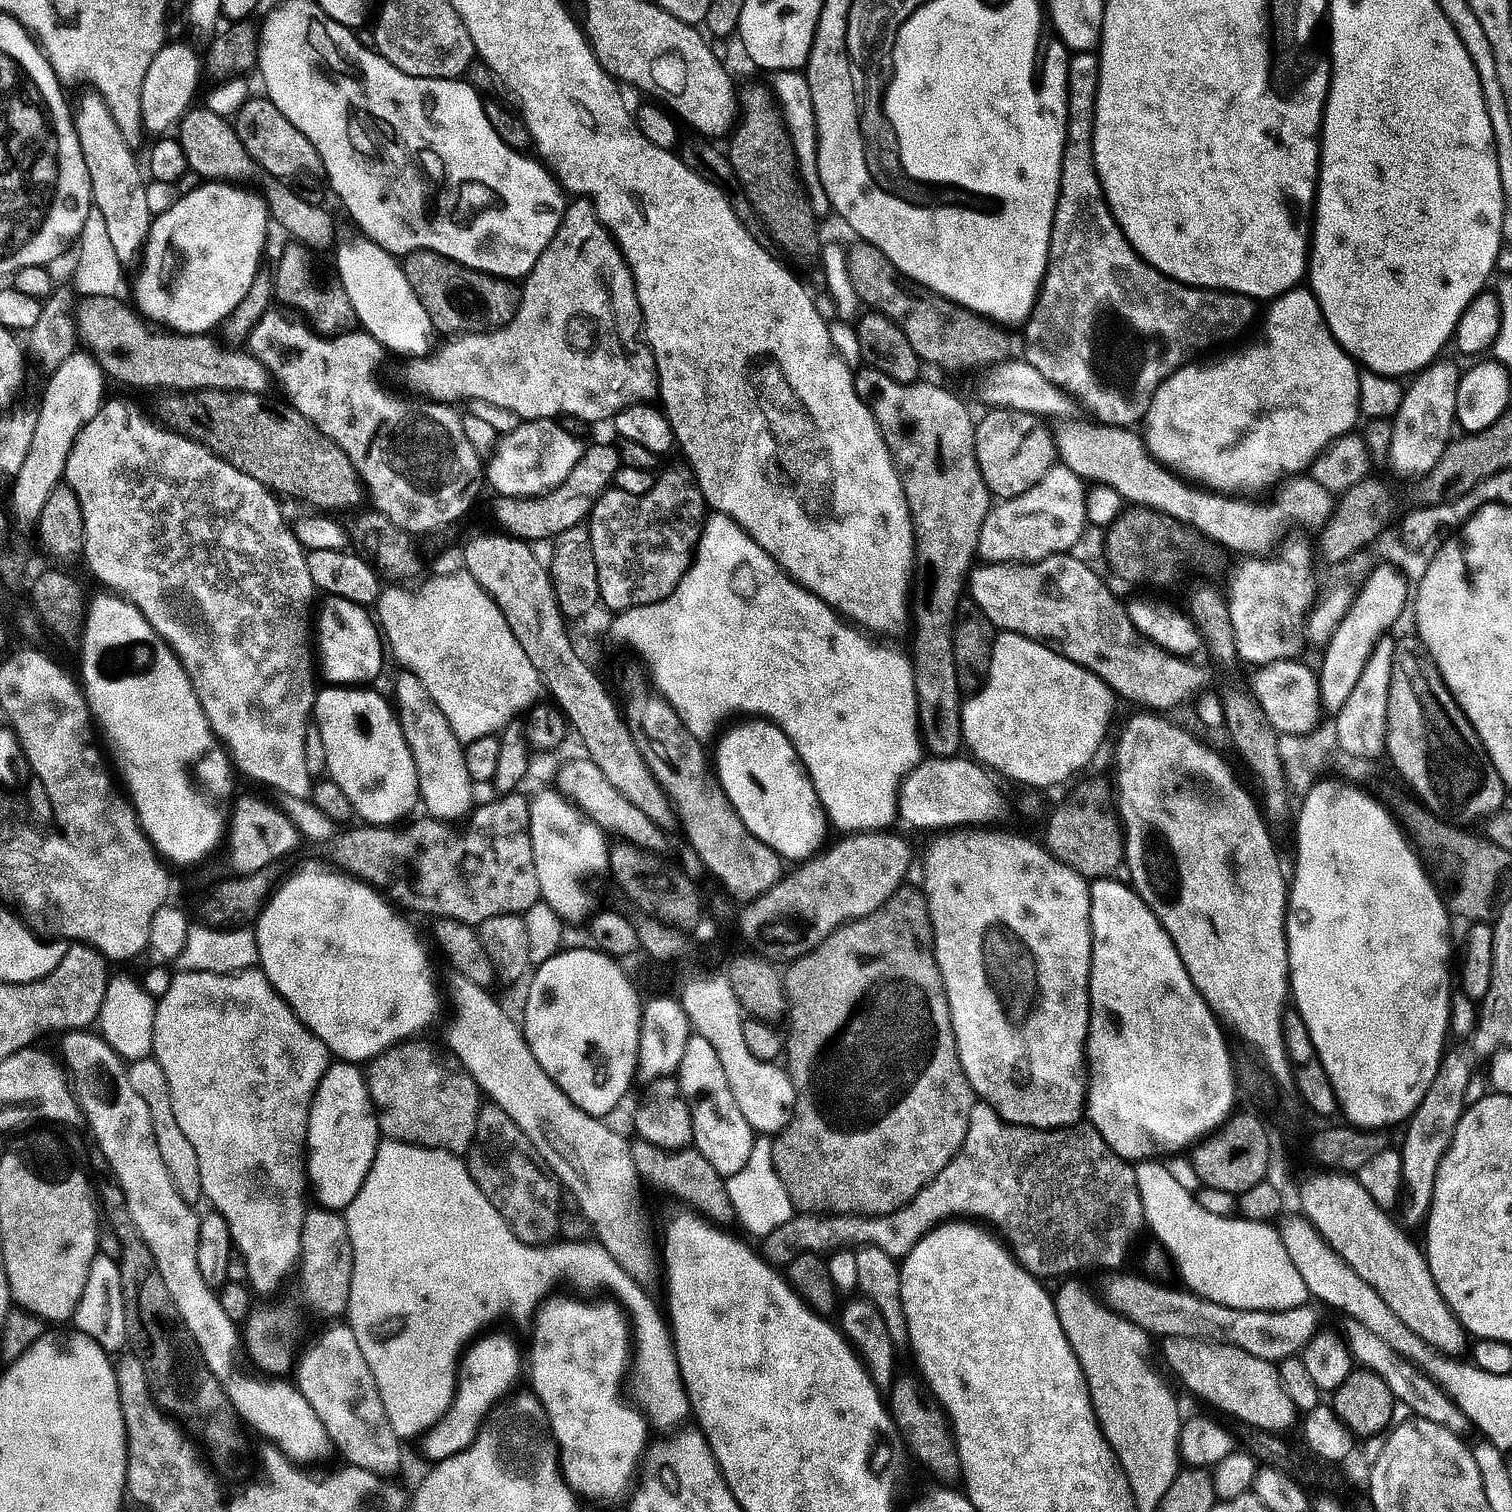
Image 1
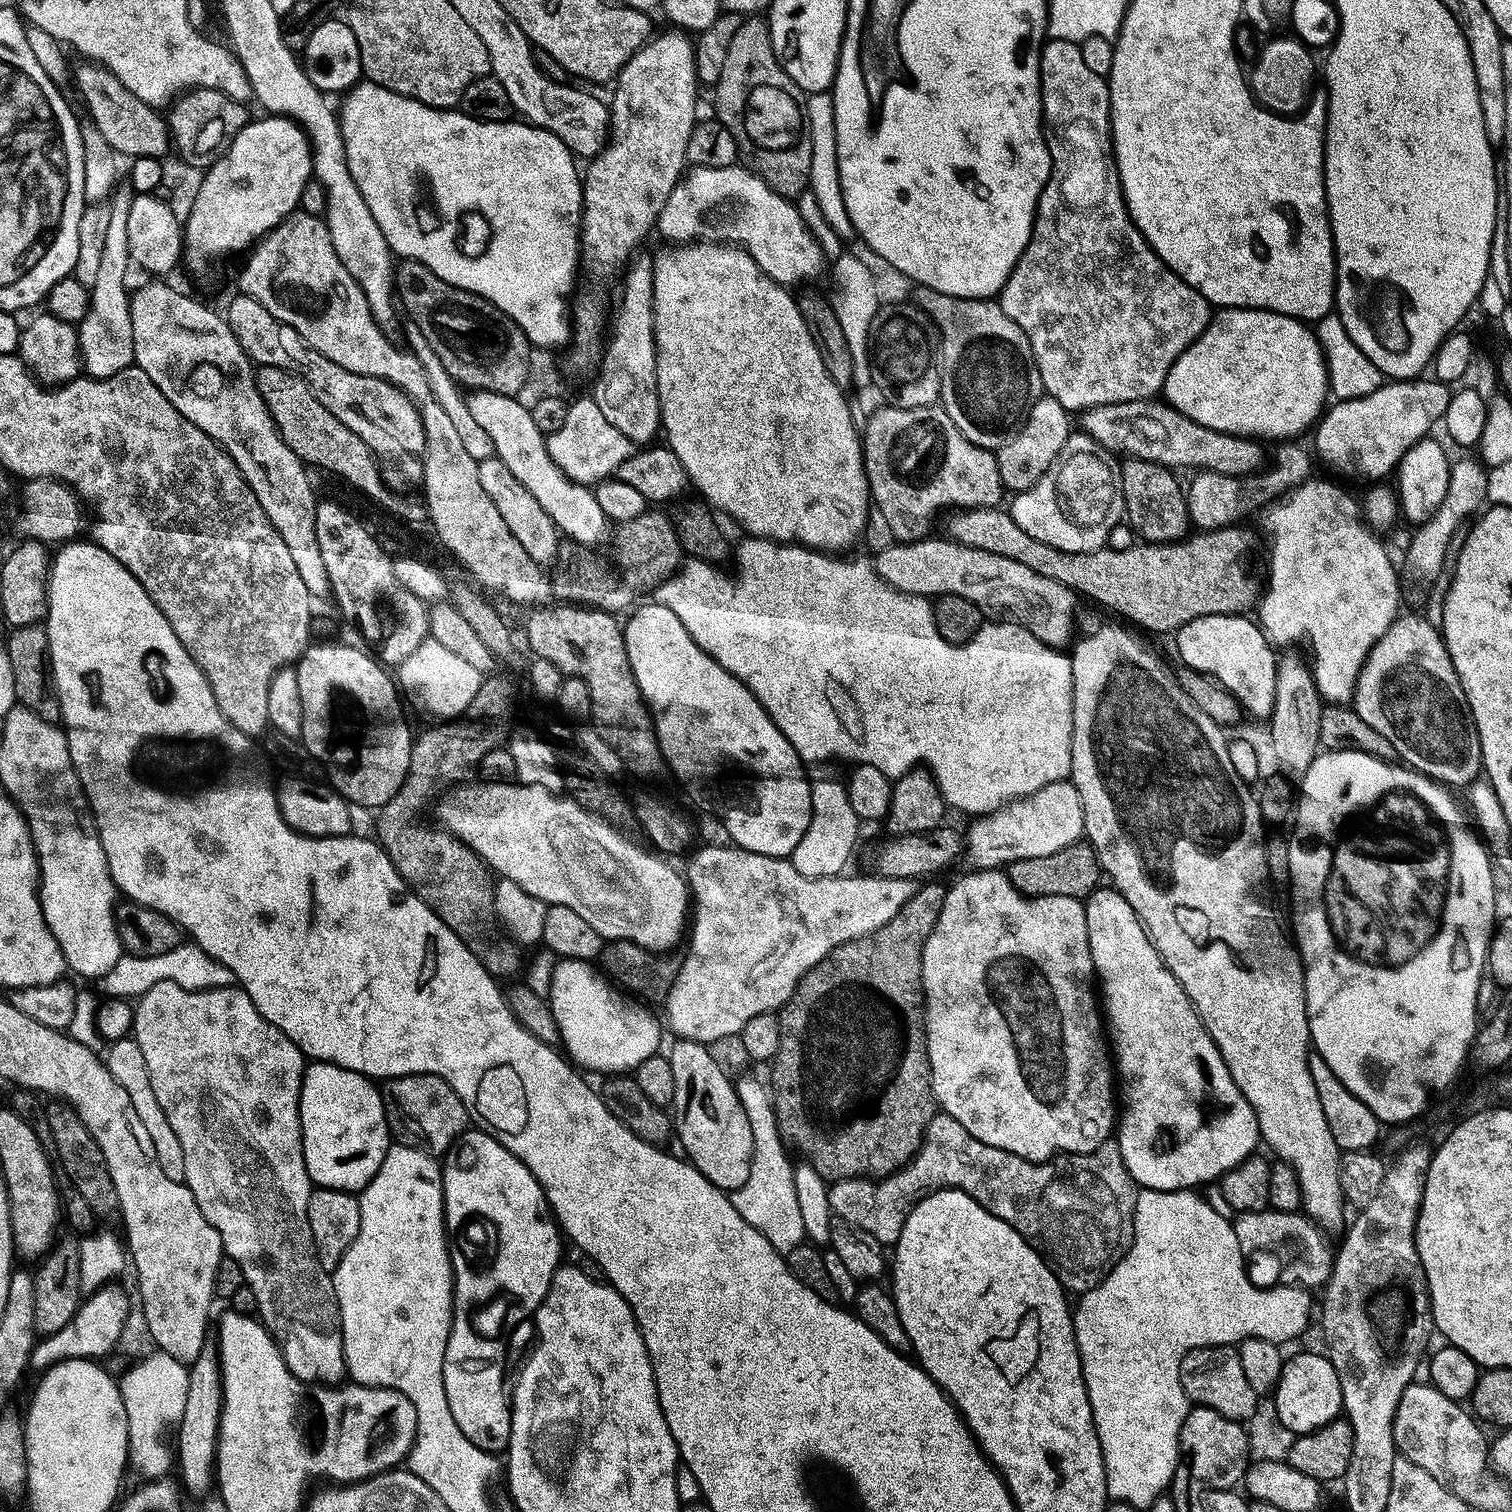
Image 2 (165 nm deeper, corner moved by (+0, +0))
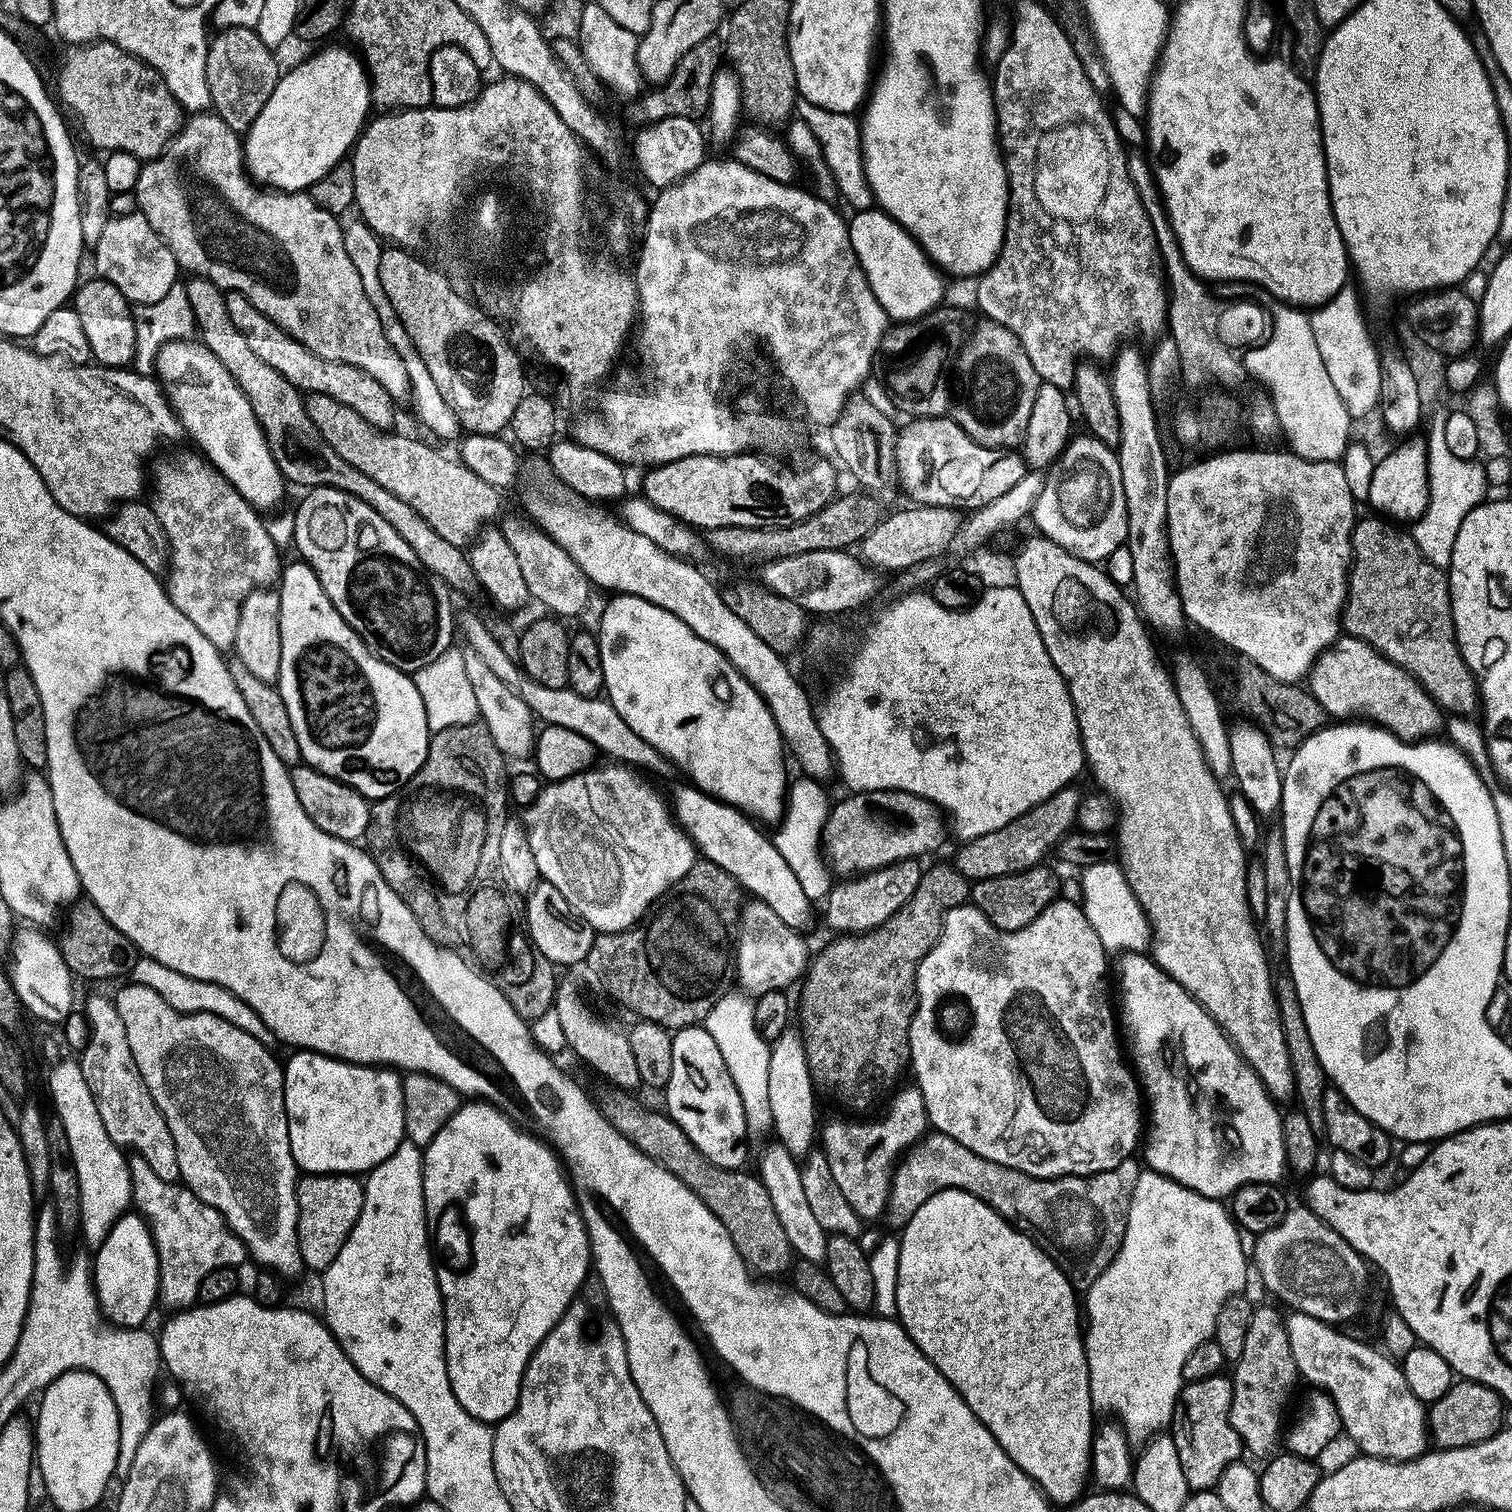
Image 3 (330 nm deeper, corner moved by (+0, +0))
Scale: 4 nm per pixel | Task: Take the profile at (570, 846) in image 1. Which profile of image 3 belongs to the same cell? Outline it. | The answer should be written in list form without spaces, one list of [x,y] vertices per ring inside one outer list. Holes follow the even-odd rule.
[[[465,651],[464,661],[466,674],[474,686],[474,698],[478,698],[480,720],[484,727],[490,730],[498,750],[509,761],[524,760],[527,756],[529,759],[535,753],[538,737],[538,724],[529,706],[526,706],[526,702],[518,693],[511,691],[510,687],[506,686],[493,671],[486,668],[482,658],[476,652]]]

